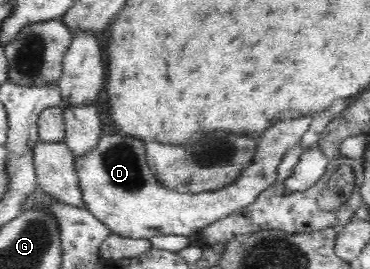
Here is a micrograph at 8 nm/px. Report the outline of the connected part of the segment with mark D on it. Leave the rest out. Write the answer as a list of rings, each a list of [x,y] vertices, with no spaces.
[[[307,113],[266,128],[257,137],[257,150],[251,164],[244,168],[237,180],[213,189],[213,192],[177,192],[176,189],[165,187],[149,166],[143,139],[125,132],[107,134],[101,137],[97,148],[76,158],[75,169],[86,209],[101,220],[112,234],[123,237],[149,239],[160,235],[189,236],[256,202],[257,197],[276,182],[276,170],[283,155],[300,142],[316,117],[316,113]]]

